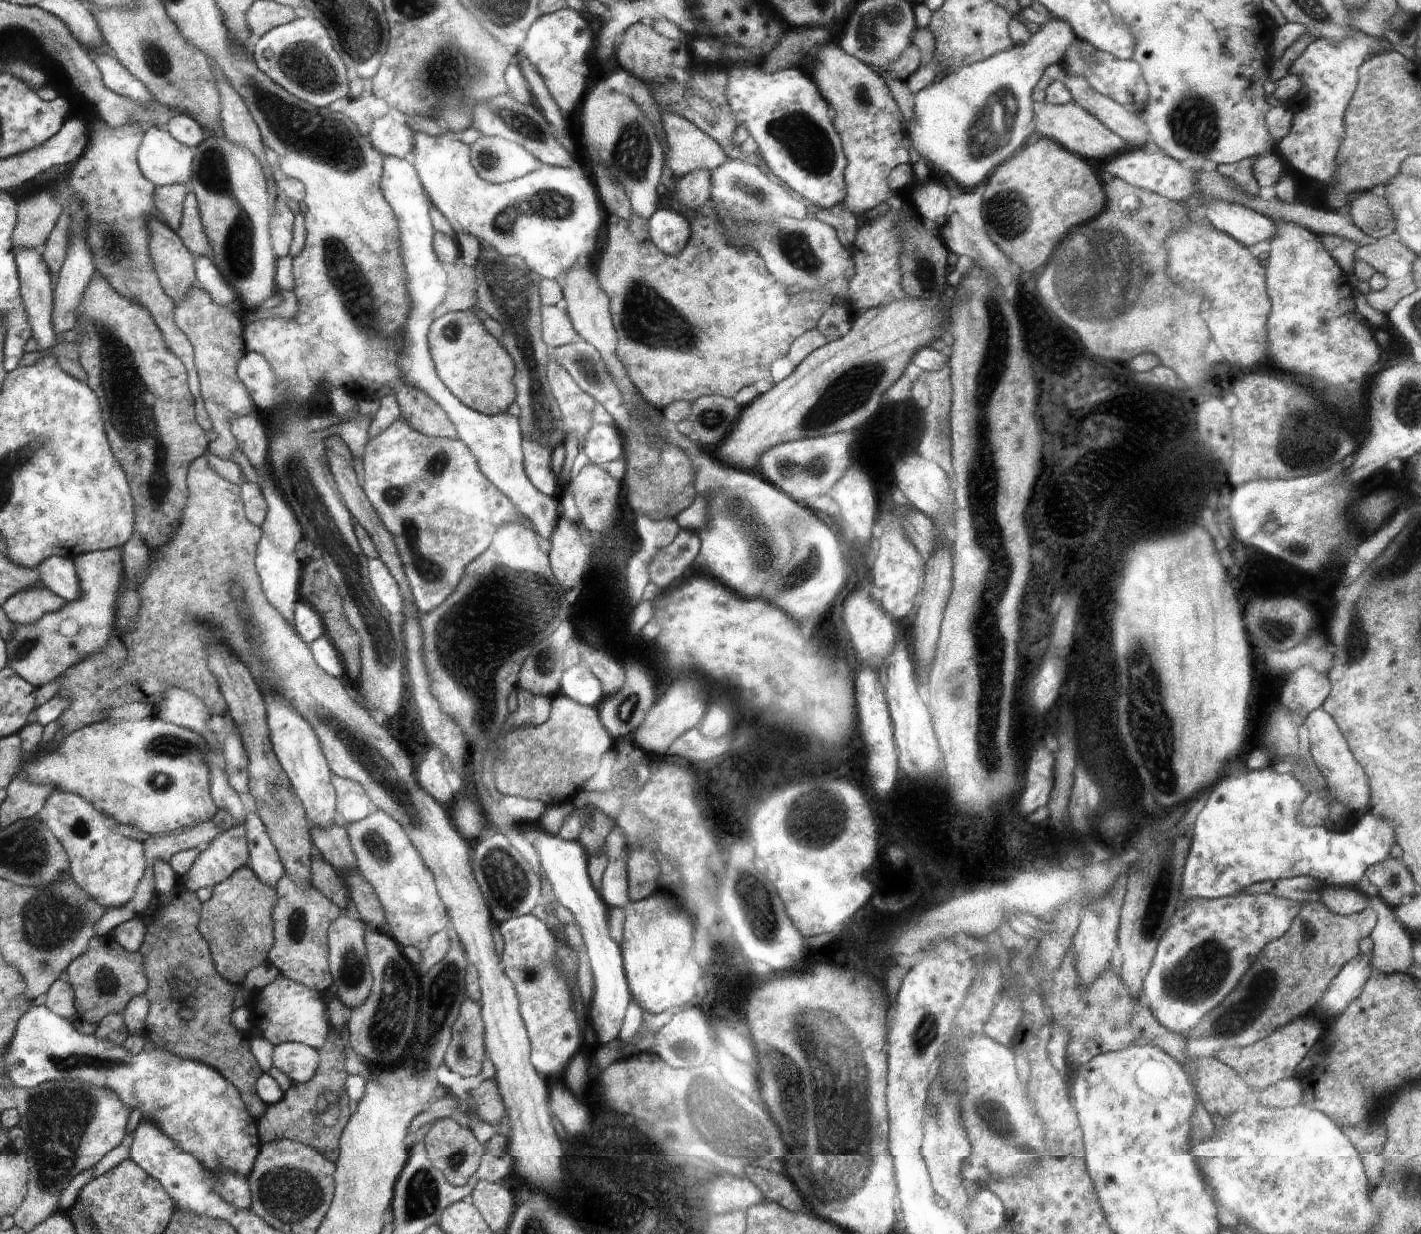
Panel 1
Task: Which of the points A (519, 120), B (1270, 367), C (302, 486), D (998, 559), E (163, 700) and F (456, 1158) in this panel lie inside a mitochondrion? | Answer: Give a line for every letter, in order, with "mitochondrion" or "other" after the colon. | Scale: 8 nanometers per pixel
A: mitochondrion
B: other
C: mitochondrion
D: other
E: other
F: mitochondrion

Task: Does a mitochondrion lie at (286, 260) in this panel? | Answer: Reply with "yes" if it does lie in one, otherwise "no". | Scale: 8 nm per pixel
no

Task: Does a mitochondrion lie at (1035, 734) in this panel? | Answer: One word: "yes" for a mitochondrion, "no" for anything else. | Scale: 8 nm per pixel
no

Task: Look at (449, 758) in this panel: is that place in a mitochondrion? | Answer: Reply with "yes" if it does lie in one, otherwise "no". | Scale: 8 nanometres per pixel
no

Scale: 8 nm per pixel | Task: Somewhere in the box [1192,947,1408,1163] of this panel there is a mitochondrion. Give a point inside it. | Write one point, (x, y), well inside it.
(1253, 1001)

